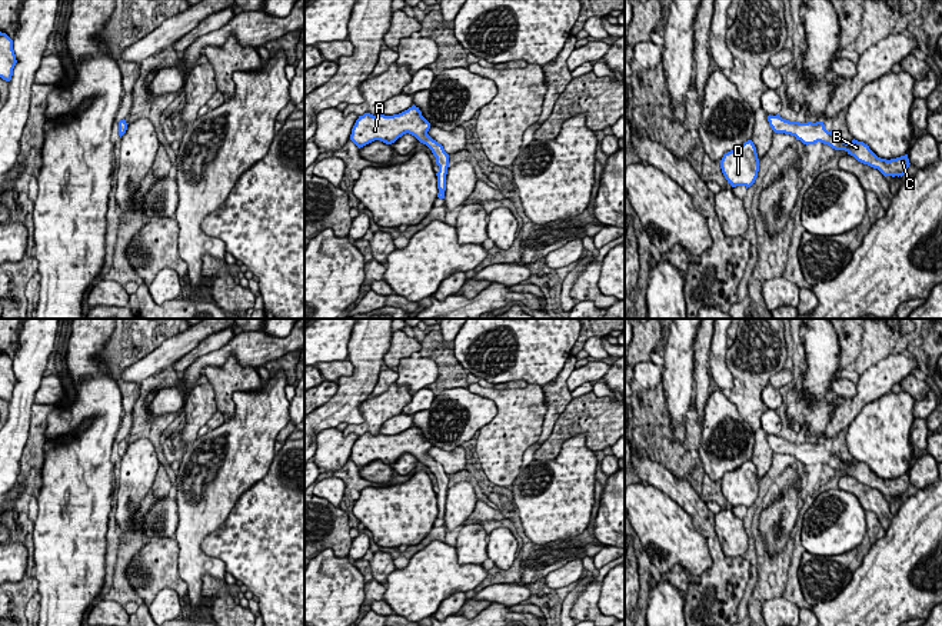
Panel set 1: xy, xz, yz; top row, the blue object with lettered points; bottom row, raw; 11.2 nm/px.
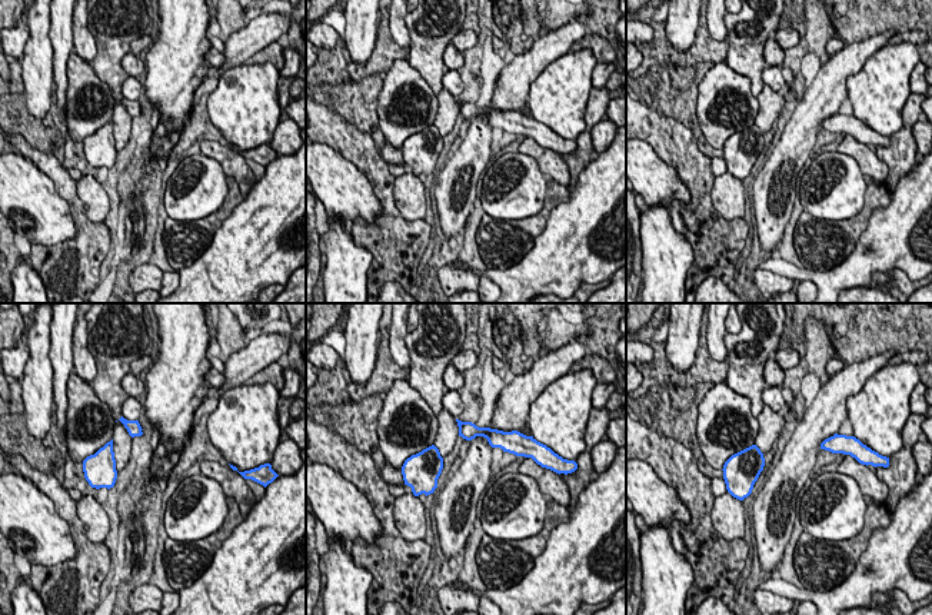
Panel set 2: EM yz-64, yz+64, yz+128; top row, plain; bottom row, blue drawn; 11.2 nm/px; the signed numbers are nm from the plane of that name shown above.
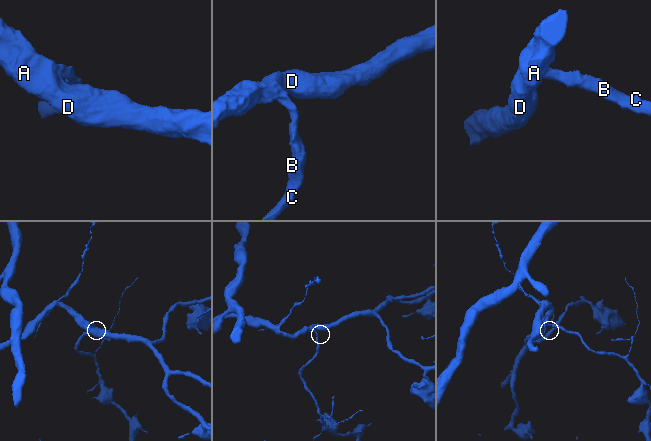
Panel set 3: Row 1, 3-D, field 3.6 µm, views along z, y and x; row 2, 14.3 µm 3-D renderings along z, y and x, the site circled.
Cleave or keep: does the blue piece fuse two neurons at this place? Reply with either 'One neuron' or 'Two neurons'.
One neuron

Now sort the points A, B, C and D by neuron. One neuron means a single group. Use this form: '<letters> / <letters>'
A B C D

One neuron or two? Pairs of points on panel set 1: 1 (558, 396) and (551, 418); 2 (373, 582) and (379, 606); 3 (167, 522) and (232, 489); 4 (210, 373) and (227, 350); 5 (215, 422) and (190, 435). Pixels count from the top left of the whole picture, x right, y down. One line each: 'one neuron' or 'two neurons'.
1: one neuron
2: two neurons
3: two neurons
4: two neurons
5: two neurons

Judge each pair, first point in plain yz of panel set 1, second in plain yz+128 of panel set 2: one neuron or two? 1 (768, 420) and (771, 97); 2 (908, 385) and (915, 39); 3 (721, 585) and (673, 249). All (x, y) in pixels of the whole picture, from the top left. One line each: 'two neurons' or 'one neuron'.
1: two neurons
2: one neuron
3: two neurons

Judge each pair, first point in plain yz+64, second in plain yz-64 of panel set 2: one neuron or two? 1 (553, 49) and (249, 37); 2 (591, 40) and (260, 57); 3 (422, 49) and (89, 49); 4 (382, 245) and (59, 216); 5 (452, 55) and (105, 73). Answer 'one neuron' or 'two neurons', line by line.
1: one neuron
2: one neuron
3: two neurons
4: two neurons
5: two neurons

